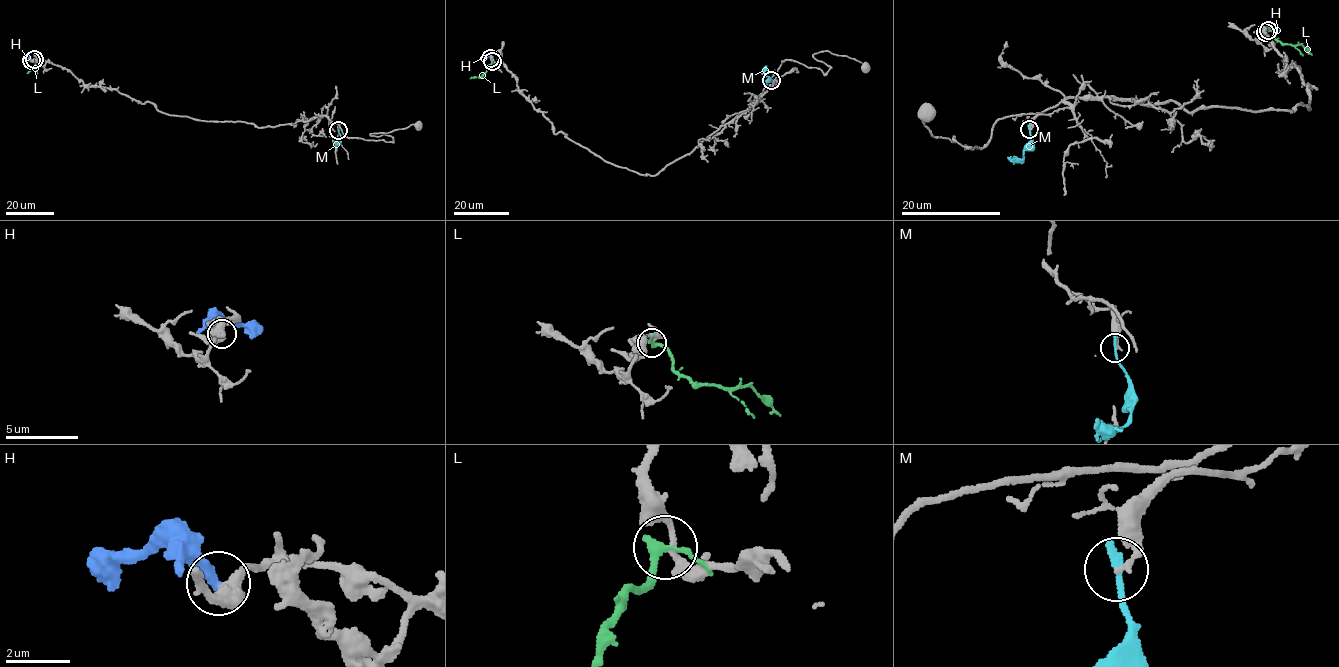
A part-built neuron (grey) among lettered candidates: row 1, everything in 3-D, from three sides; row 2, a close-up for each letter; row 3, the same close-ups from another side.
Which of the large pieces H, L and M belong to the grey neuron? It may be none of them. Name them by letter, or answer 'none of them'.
none of them

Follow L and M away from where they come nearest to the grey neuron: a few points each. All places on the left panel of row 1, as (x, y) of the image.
L: (34, 59), (37, 67), (27, 73)
M: (338, 130), (340, 142), (335, 142)

